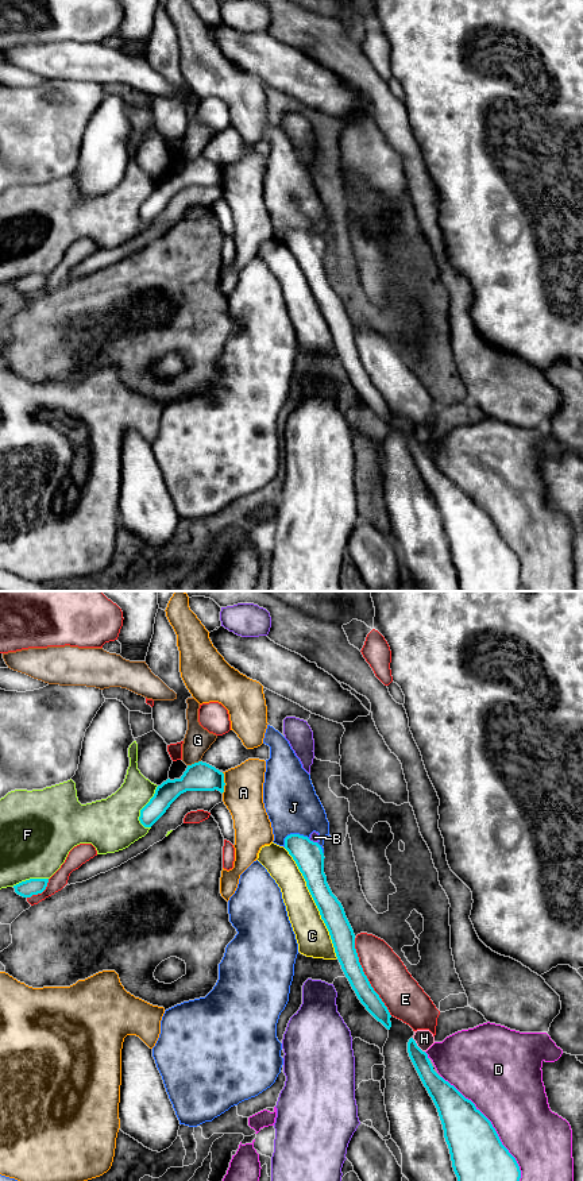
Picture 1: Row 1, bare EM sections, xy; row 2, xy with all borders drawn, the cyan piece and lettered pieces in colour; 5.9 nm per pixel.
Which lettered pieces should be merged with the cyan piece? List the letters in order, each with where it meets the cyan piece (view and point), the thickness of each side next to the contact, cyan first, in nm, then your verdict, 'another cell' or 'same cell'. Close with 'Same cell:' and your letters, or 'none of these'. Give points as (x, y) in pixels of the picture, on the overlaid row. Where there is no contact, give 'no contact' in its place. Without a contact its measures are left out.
A: contact xy (224, 783); calibres 180 and 240 nm; another cell
B: contact xy (312, 841); calibres 170 and 60 nm; another cell
C: contact xy (315, 902); calibres 160 and 200 nm; another cell
D: contact xy (491, 1126); calibres 320 and 420 nm; another cell
E: contact xy (366, 977); calibres 130 and 240 nm; another cell
F: contact xy (143, 807); calibres 130 and 320 nm; another cell
G: contact xy (195, 763); calibres 180 and 160 nm; another cell
H: contact xy (416, 1045); calibres 110 and 110 nm; another cell
J: contact xy (292, 834); calibres 170 and 320 nm; another cell
Same cell: none of these

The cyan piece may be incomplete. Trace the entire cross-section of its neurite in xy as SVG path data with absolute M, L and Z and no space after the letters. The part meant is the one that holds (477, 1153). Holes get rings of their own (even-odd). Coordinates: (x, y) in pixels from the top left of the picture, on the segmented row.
M413 1038L408 1053L437 1108L457 1181L520 1181L520 1166L491 1122L433 1070Z

